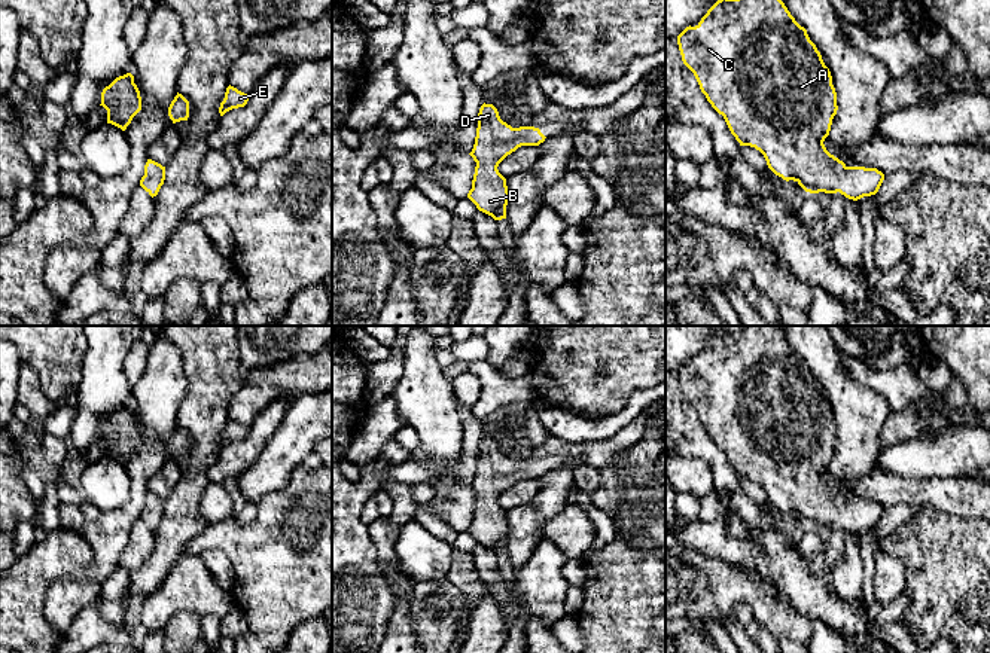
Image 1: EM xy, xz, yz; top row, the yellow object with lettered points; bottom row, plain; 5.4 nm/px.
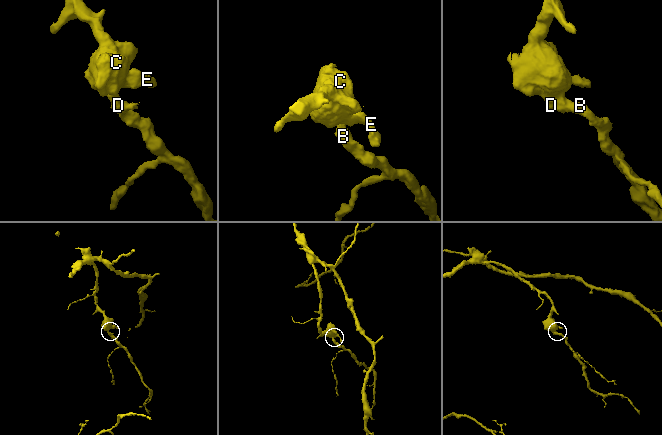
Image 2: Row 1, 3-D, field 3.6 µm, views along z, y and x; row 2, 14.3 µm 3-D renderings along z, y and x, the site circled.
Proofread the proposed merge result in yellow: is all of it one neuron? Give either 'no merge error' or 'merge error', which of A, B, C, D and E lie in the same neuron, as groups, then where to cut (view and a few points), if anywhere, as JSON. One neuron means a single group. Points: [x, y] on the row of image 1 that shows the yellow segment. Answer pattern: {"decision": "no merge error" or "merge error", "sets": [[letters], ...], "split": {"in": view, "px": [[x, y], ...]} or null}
{"decision": "no merge error", "sets": [["A", "B", "C", "D", "E"]], "split": null}

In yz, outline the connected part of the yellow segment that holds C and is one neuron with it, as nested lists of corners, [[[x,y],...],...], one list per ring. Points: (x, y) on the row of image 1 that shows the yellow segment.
[[[718,0],[695,27],[677,36],[683,64],[694,73],[701,92],[724,116],[740,146],[759,150],[768,168],[783,180],[796,181],[810,193],[837,193],[858,201],[875,195],[884,180],[877,168],[847,167],[831,155],[823,141],[837,115],[837,92],[832,76],[807,30],[791,15],[782,0]]]

